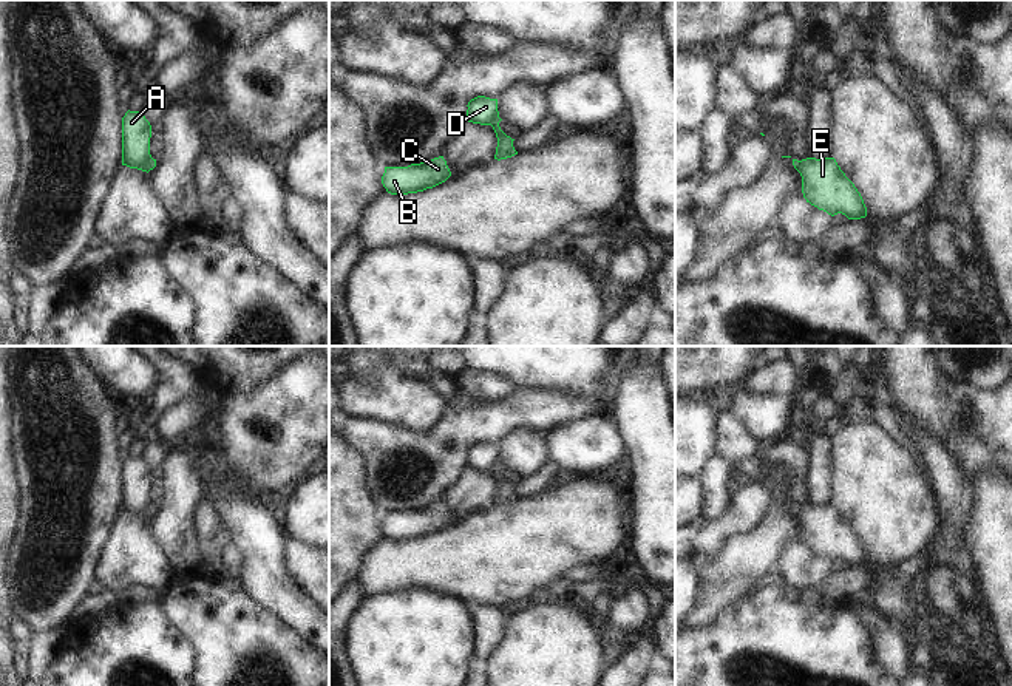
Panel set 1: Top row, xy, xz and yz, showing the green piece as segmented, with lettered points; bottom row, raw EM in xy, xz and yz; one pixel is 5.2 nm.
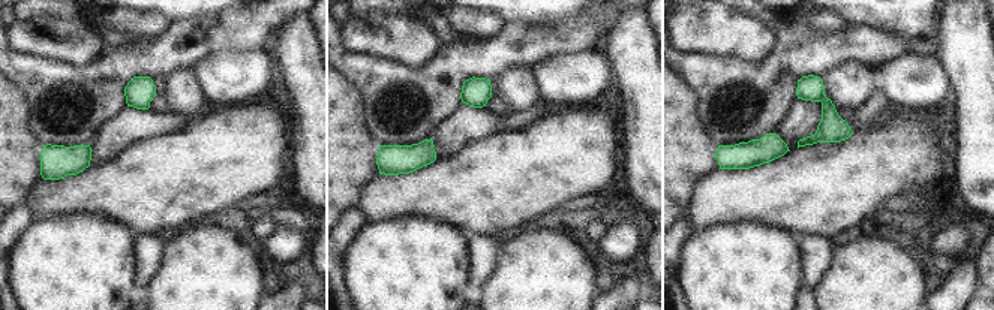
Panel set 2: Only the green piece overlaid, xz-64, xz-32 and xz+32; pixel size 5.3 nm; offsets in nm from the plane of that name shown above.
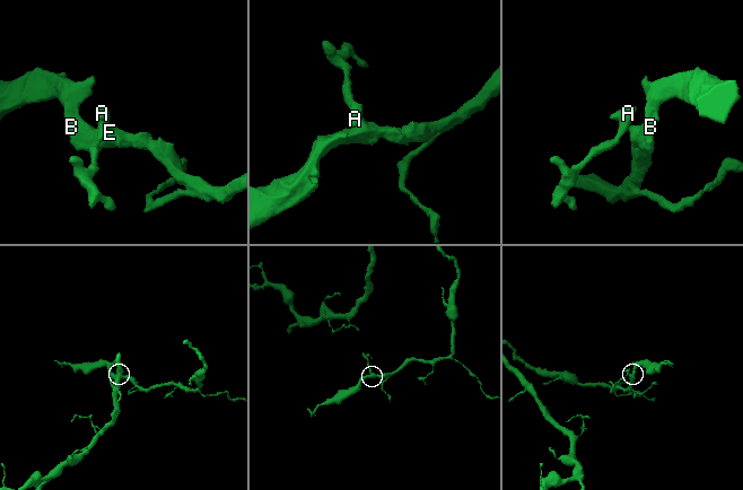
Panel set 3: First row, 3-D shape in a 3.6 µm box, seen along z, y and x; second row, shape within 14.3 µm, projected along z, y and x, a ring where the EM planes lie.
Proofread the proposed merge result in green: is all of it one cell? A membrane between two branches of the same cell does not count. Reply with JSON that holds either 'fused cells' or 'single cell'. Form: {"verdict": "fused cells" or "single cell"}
{"verdict": "fused cells"}

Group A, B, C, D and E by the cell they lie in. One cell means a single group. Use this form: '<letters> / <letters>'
A D / B C E

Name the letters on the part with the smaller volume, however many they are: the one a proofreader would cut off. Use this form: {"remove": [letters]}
{"remove": ["A", "D"]}

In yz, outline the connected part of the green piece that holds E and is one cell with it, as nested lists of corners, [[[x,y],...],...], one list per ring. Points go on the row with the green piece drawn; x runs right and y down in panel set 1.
[[[807,158],[793,159],[794,168],[802,176],[802,193],[807,202],[834,216],[845,215],[848,219],[861,219],[867,216],[867,207],[854,184],[845,176],[834,158]]]

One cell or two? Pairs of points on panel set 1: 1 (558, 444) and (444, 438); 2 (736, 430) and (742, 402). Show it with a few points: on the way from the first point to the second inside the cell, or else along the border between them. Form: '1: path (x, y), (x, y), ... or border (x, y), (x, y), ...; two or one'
1: border (580, 419), (567, 419), (543, 433); two
2: border (731, 410), (762, 445); two

